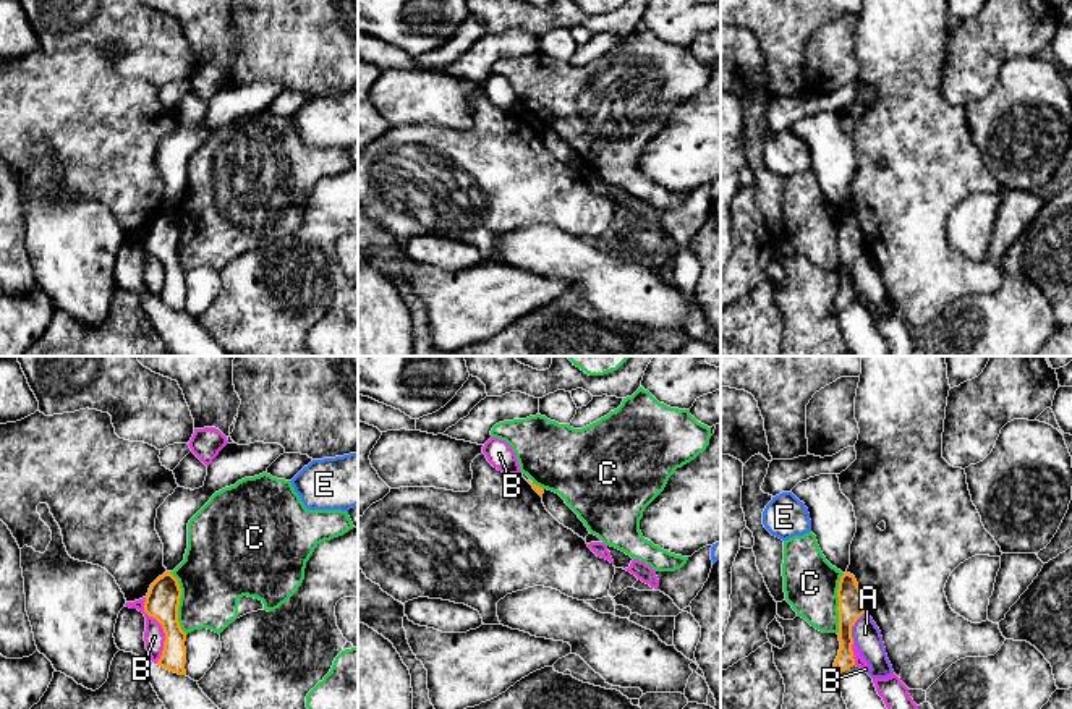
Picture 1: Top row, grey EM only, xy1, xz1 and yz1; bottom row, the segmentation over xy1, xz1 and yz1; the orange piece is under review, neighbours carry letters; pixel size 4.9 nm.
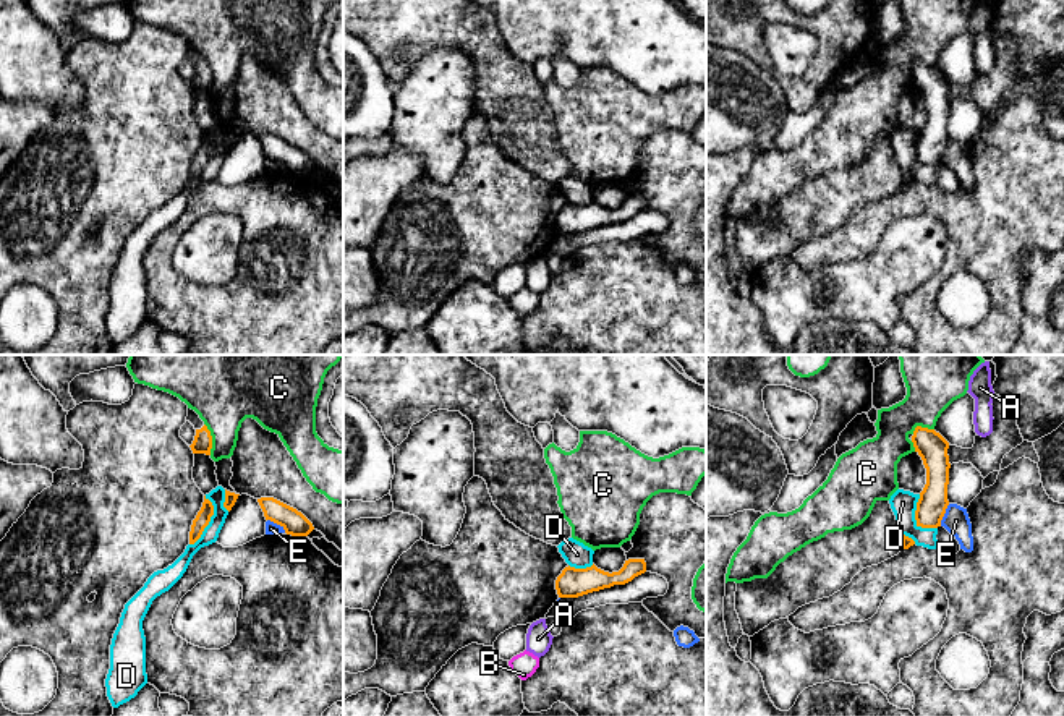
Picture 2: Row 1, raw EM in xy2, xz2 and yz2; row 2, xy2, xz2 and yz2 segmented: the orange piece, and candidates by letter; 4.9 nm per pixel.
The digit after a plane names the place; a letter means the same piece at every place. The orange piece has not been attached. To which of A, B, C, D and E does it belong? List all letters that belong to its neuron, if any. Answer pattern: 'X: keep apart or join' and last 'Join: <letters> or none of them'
A: keep apart
B: keep apart
C: keep apart
D: keep apart
E: keep apart
Join: none of them

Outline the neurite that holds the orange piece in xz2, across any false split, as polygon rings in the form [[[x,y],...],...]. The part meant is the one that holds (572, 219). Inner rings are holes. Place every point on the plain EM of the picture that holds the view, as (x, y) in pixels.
[[[628,196],[619,209],[604,209],[594,201],[586,206],[565,204],[555,217],[559,235],[578,235],[593,228],[625,222],[646,209],[645,196]]]

